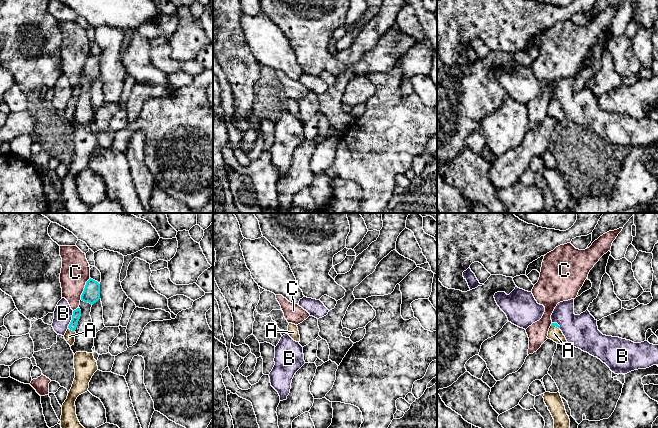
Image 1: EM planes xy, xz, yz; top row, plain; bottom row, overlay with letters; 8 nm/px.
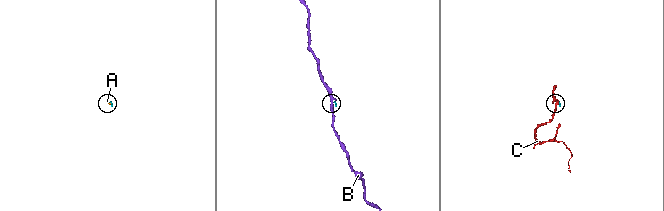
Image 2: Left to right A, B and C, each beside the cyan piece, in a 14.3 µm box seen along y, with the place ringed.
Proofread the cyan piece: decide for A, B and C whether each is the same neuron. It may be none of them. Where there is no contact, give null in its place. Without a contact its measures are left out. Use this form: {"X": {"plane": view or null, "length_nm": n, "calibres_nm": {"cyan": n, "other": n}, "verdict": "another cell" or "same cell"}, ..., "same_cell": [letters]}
{"A": {"plane": "xy", "length_nm": 70, "calibres_nm": {"cyan": 70, "other": 90}, "verdict": "same cell"}, "B": {"plane": "xy", "length_nm": 140, "calibres_nm": {"cyan": 70, "other": 150}, "verdict": "another cell"}, "C": {"plane": "xy", "length_nm": 190, "calibres_nm": {"cyan": 140, "other": 240}, "verdict": "another cell"}, "same_cell": ["A"]}

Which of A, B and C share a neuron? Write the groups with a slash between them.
A / B / C

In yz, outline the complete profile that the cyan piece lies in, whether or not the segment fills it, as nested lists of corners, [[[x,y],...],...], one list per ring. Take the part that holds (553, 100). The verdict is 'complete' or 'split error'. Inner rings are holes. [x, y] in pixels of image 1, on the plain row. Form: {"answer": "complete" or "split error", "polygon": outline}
{"answer": "split error", "polygon": [[[557,99],[551,100],[547,114],[561,121],[568,119],[562,107],[560,106],[560,102]]]}

